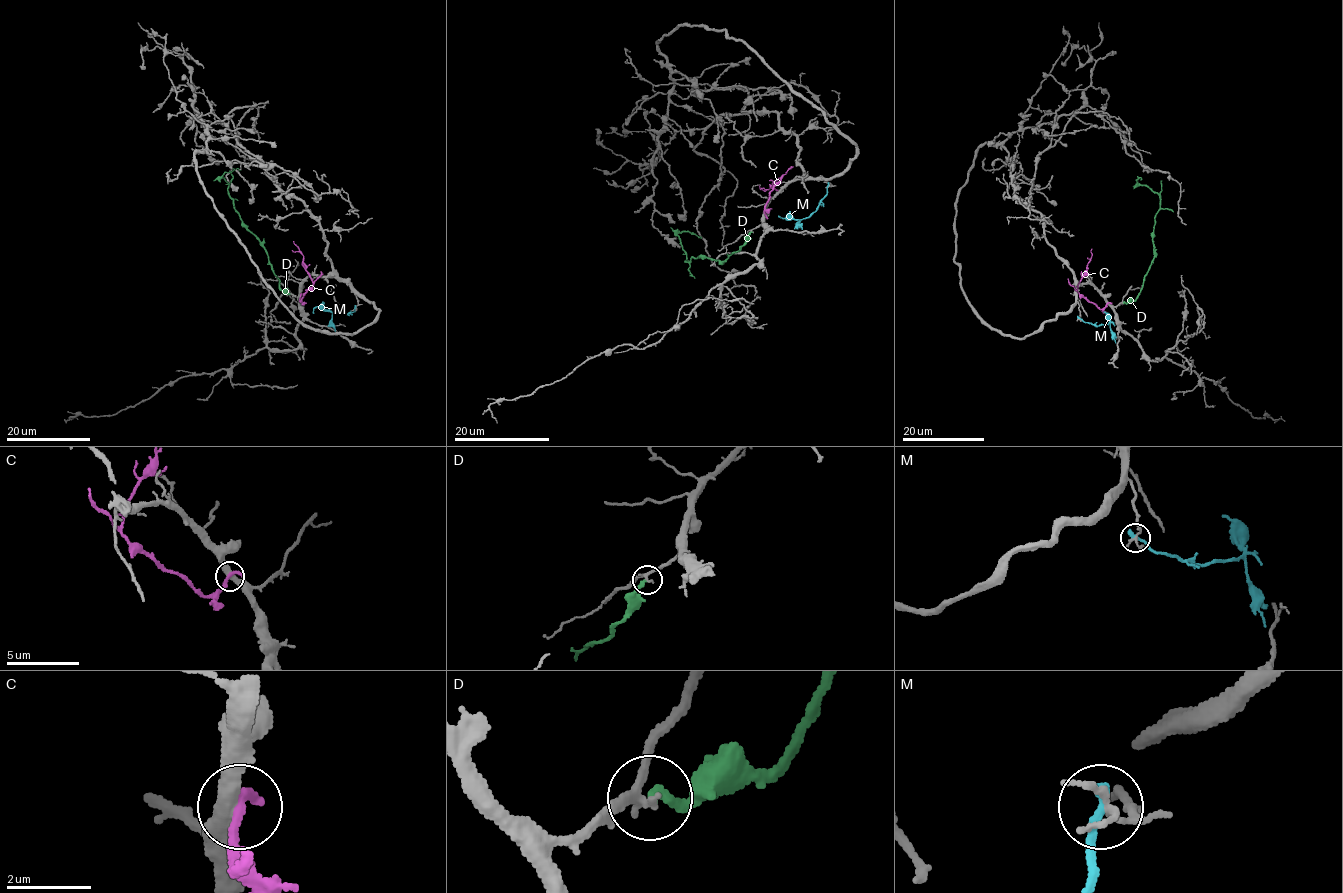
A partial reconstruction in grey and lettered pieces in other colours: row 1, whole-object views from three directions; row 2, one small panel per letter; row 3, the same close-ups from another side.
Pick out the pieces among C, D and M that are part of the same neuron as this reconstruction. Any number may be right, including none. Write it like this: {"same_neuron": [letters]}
{"same_neuron": []}

